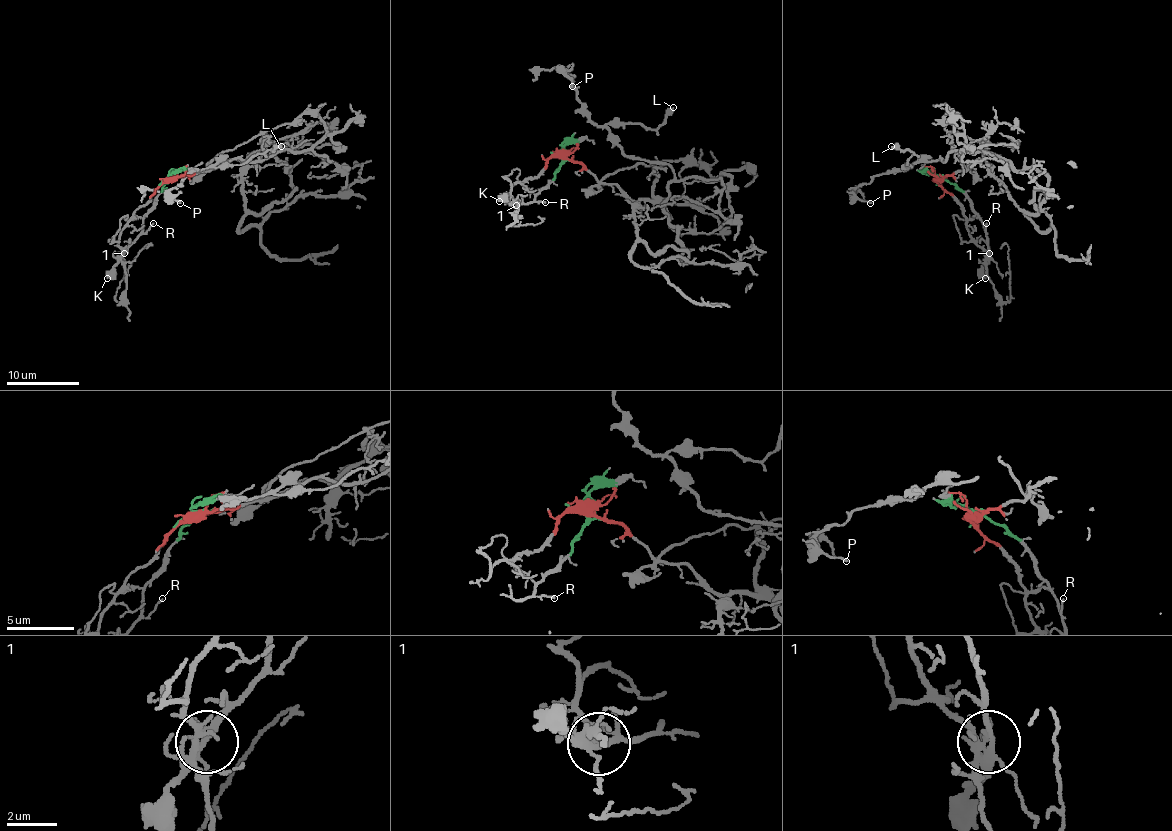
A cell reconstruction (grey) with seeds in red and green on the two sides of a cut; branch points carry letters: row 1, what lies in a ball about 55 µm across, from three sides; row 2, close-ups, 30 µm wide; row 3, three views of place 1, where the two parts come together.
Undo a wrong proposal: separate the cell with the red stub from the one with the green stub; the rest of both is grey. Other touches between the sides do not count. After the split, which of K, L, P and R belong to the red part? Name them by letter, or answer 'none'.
L, P

